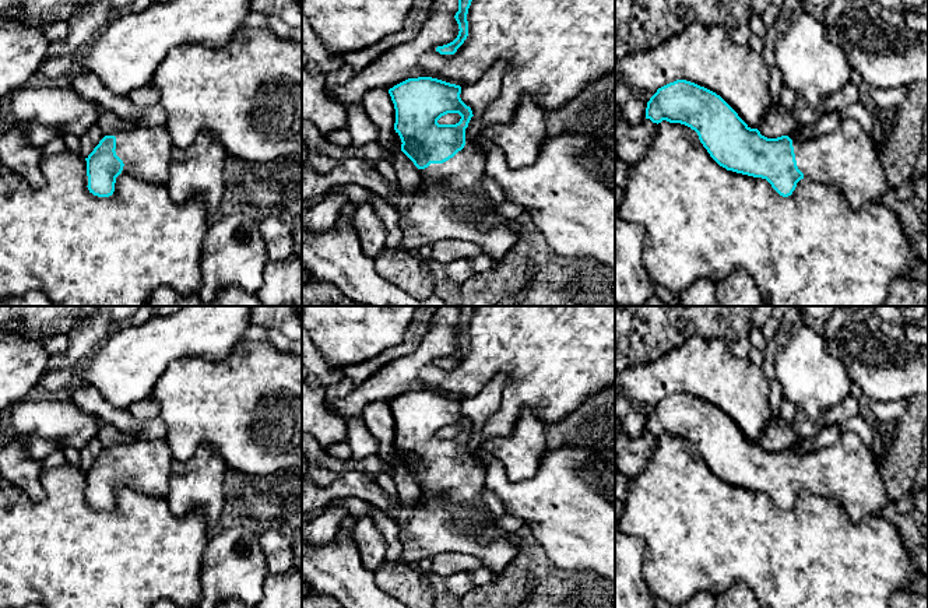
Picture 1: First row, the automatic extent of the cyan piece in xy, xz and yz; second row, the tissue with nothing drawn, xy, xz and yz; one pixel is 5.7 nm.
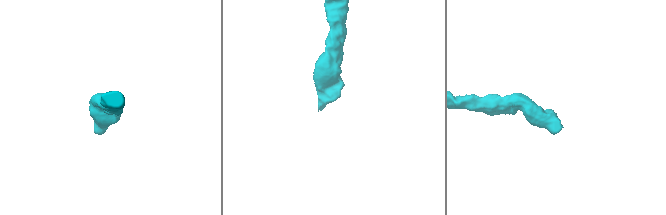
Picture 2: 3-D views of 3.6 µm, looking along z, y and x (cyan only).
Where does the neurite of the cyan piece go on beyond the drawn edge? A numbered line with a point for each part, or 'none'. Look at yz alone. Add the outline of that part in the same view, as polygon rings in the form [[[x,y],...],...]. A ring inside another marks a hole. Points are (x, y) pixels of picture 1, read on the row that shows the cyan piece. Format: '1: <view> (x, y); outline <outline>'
1: yz (846, 157); outline [[[841,119],[840,124],[830,133],[805,141],[792,140],[798,169],[811,180],[822,184],[837,184],[853,211],[862,208],[867,203],[882,203],[883,193],[889,189],[879,154],[860,123],[853,119]]]

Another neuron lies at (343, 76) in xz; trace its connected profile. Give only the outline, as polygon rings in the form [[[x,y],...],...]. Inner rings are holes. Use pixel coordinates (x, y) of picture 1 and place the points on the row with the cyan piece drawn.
[[[344,64],[340,70],[330,73],[326,80],[326,92],[330,95],[333,91],[335,91],[338,87],[345,85],[352,80],[355,75],[351,66]]]

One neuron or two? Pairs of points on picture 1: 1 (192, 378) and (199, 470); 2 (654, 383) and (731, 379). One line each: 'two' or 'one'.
1: two
2: one

